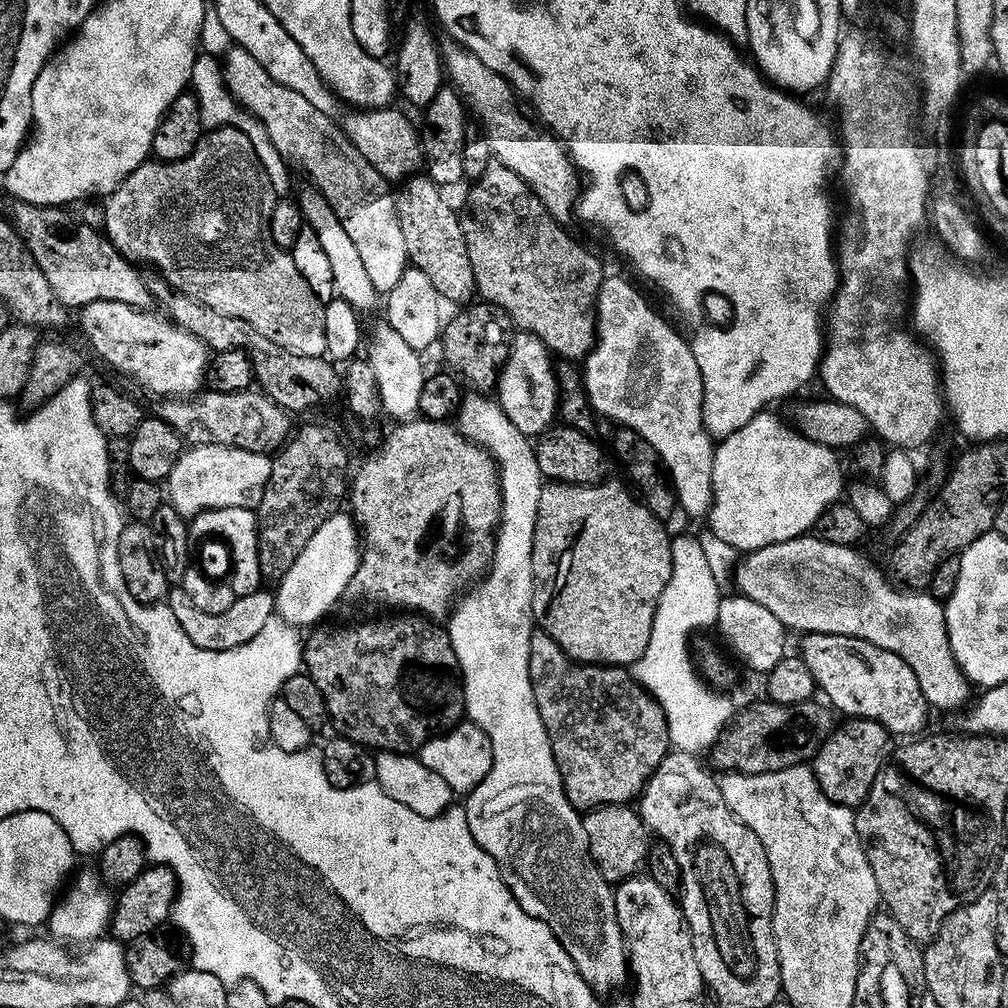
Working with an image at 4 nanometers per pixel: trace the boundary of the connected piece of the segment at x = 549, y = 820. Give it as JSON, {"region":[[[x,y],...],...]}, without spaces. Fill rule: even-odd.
{"region":[[[484,394],[472,395],[476,396],[463,397],[458,409],[458,427],[469,440],[481,444],[496,462],[500,474],[500,527],[496,529],[496,549],[486,575],[471,591],[459,597],[446,620],[446,631],[460,663],[467,719],[487,734],[492,747],[490,774],[478,782],[473,792],[467,793],[465,800],[468,801],[463,801],[462,807],[470,834],[474,834],[474,842],[478,842],[478,846],[482,846],[482,850],[494,858],[518,906],[522,906],[526,914],[544,920],[546,926],[550,926],[562,950],[570,954],[578,974],[582,974],[593,992],[605,994],[630,980],[628,950],[624,947],[624,935],[616,917],[616,893],[588,853],[588,839],[581,813],[577,812],[564,793],[546,726],[542,726],[542,718],[534,702],[528,669],[530,638],[534,631],[532,539],[534,522],[538,518],[538,498],[545,481],[538,470],[533,441],[523,436],[518,426],[506,418],[495,399],[487,400]]]}

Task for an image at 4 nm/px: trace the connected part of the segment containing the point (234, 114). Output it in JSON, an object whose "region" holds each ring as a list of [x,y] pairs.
{"region":[[[199,53],[194,66],[191,68],[190,86],[196,97],[199,98],[200,113],[202,114],[204,126],[210,130],[222,127],[233,127],[242,130],[250,138],[250,142],[253,143],[254,152],[257,154],[259,161],[262,162],[263,168],[271,180],[272,189],[278,196],[287,195],[290,188],[289,171],[291,169],[287,161],[281,158],[278,150],[274,148],[274,144],[270,141],[270,136],[266,128],[262,126],[262,122],[237,104],[236,99],[225,85],[221,61],[210,54]]]}

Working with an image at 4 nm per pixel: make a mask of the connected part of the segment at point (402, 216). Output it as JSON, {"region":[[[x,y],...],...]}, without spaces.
{"region":[[[413,174],[399,188],[400,192],[395,193],[396,213],[411,267],[420,268],[447,303],[449,300],[455,306],[467,305],[477,295],[476,279],[470,254],[466,254],[466,238],[457,209],[455,212],[448,205],[447,198],[440,193],[443,191],[427,174]]]}

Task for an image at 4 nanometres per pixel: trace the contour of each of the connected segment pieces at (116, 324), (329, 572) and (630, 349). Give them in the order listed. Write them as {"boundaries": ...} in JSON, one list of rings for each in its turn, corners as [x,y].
{"boundaries":[[[[99,300],[79,309],[78,316],[89,346],[114,371],[137,380],[156,398],[191,398],[205,387],[210,350],[197,336],[157,312]]],[[[347,511],[335,512],[318,530],[314,538],[302,546],[302,554],[294,558],[294,566],[275,585],[275,615],[293,626],[316,624],[348,590],[348,583],[360,565],[360,548],[358,547],[358,525]]],[[[605,275],[596,299],[596,344],[582,361],[584,392],[597,417],[613,420],[613,425],[628,428],[650,442],[672,478],[676,499],[688,516],[707,517],[712,509],[712,471],[714,470],[714,438],[702,422],[702,374],[692,353],[692,345],[684,340],[648,305],[648,300],[624,276]]]]}

